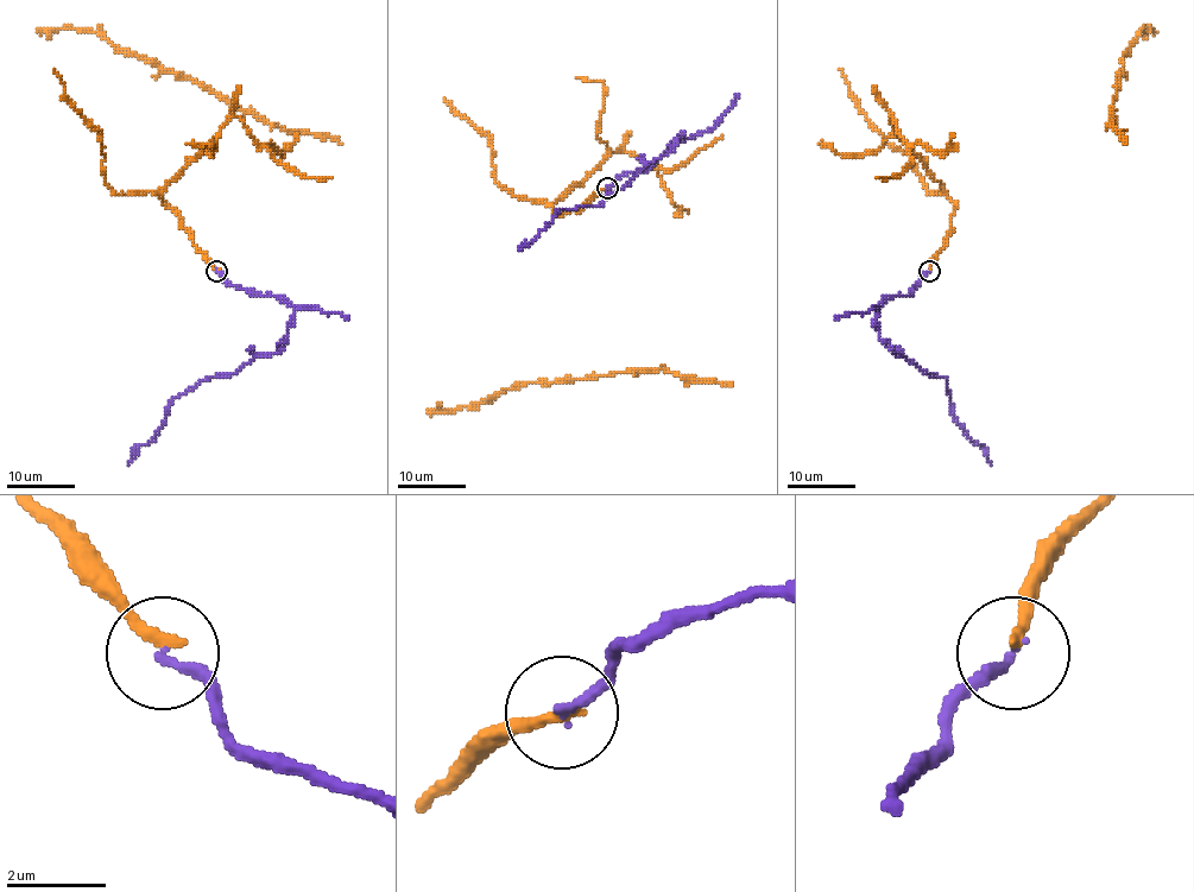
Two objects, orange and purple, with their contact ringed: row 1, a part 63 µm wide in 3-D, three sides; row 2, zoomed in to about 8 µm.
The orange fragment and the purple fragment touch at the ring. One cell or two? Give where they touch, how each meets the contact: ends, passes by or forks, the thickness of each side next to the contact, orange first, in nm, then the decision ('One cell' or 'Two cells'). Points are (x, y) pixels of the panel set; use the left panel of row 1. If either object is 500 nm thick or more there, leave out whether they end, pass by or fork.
Place: (216, 271). At the ring orange ends. At the ring purple ends. Thickness 240 nm (orange) against 200 nm. One cell

